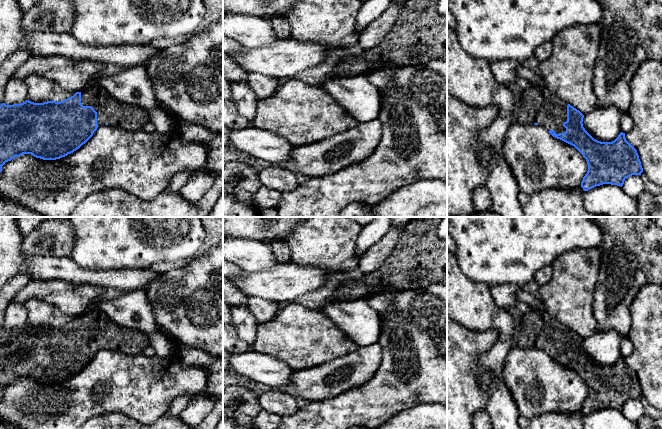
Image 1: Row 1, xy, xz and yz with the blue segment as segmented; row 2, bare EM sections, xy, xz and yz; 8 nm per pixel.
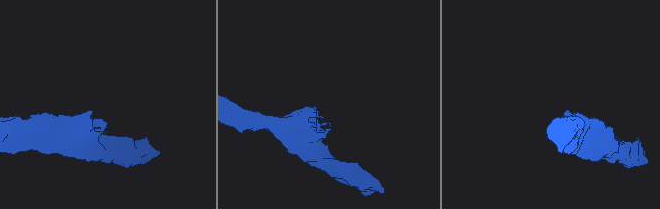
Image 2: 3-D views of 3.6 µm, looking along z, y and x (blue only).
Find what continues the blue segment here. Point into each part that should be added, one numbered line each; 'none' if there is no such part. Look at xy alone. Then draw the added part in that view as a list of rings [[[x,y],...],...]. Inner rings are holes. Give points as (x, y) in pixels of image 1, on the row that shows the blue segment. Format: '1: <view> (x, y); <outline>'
1: xy (119, 115); [[[98,83],[81,91],[81,104],[92,106],[97,112],[98,126],[107,123],[125,131],[141,131],[149,122],[145,109],[118,102]]]

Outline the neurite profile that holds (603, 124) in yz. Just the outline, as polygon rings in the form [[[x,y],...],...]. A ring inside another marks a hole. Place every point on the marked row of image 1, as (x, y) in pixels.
[[[614,106],[595,108],[584,115],[583,127],[596,140],[612,142],[622,132],[620,128],[622,112]]]

